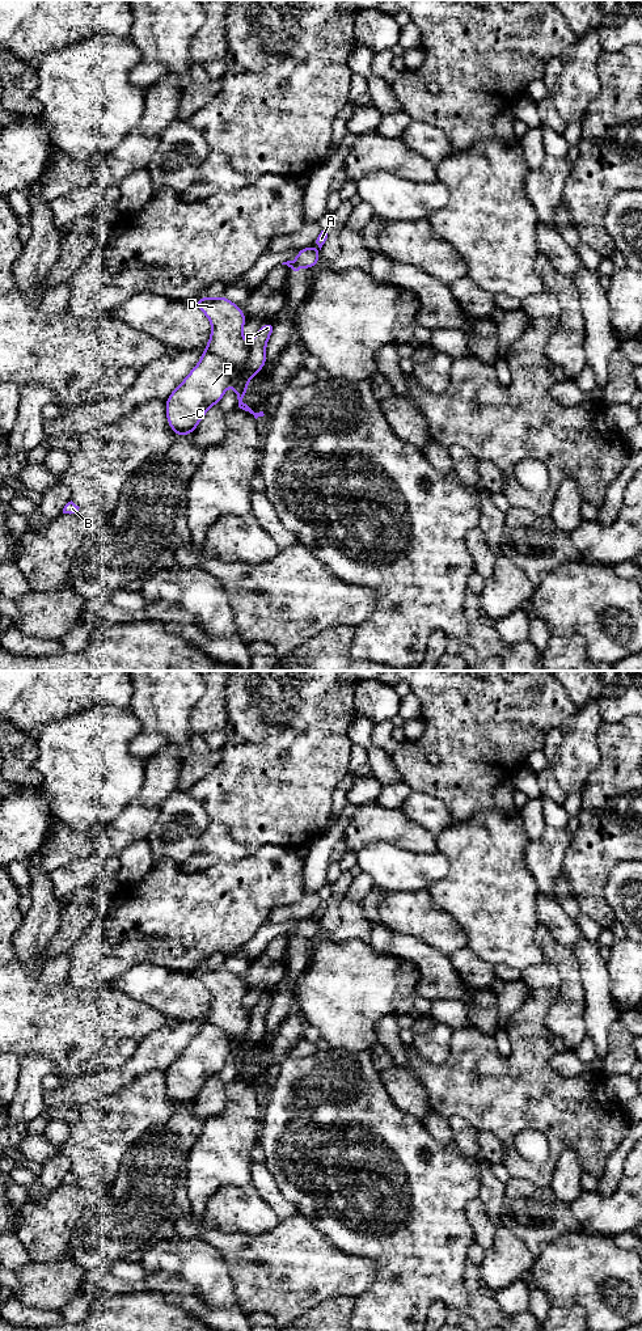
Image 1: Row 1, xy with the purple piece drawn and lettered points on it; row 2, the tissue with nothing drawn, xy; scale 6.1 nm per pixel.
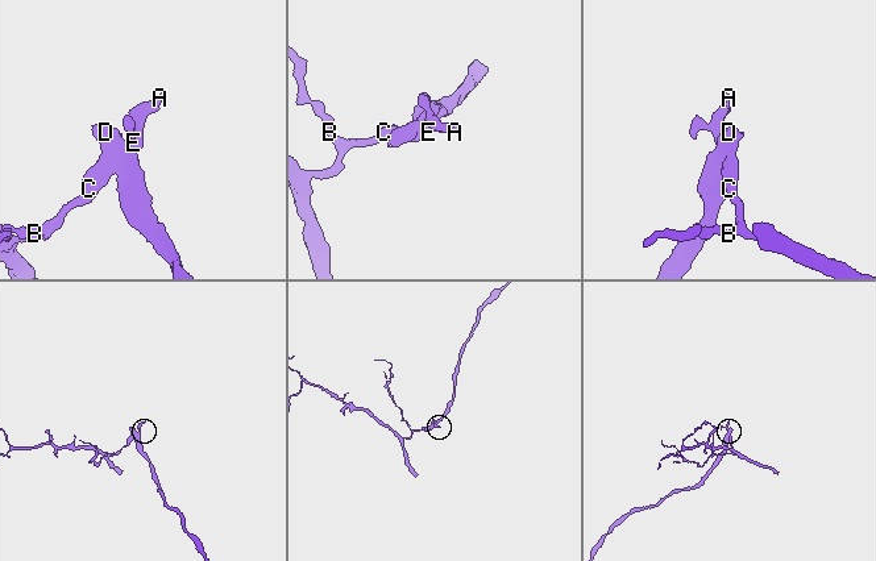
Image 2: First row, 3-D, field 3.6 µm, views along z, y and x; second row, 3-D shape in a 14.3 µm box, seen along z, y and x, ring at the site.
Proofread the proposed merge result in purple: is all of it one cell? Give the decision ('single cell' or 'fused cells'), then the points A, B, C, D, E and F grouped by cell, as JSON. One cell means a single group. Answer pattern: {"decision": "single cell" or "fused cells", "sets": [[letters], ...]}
{"decision": "fused cells", "sets": [["A", "B", "C", "E", "F"], ["D"]]}

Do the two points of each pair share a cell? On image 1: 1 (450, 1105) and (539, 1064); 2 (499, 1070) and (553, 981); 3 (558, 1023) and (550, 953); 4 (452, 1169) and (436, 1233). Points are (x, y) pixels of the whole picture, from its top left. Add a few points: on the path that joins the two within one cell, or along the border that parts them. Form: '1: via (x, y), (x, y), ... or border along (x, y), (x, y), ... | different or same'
1: via (472, 1090), (512, 1090), (516, 1086) | same
2: via (523, 1051), (528, 1046), (528, 1019), (537, 1004) | same
3: via (569, 1006), (567, 970) | same
4: via (436, 1184), (436, 1217) | same

